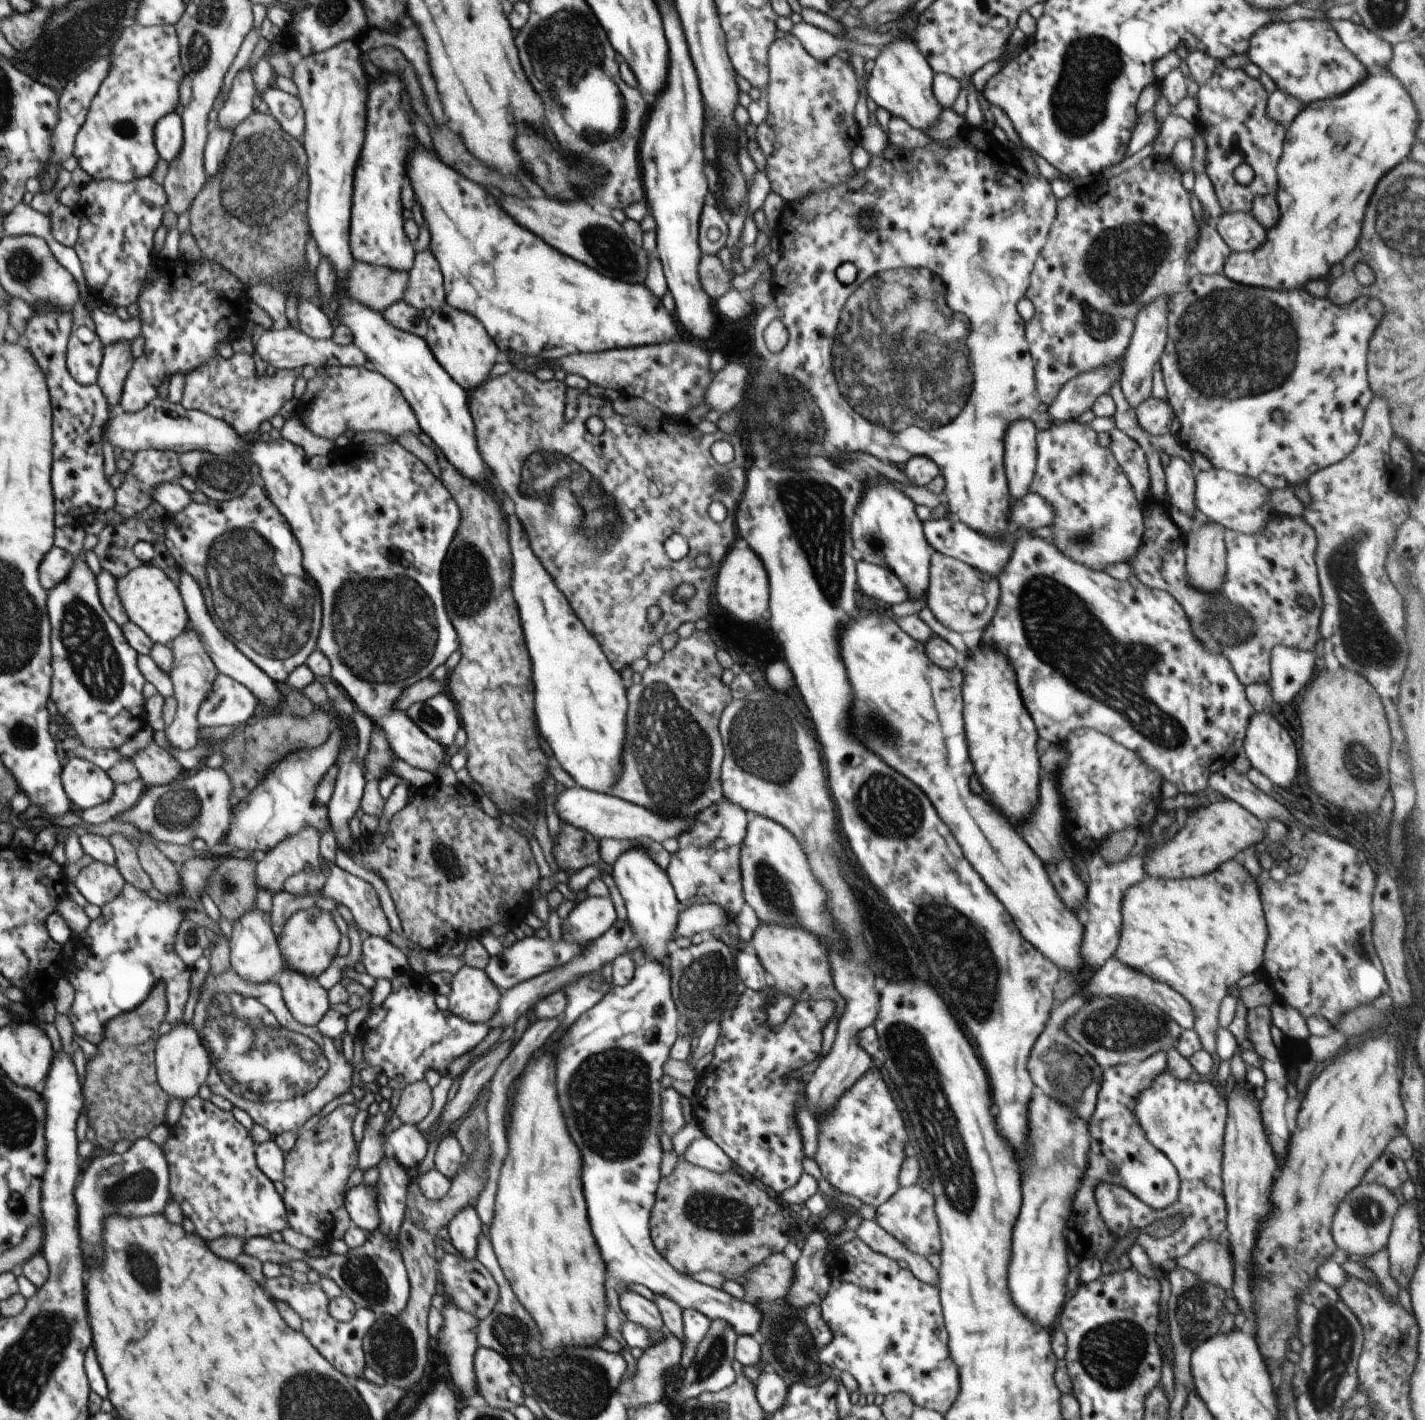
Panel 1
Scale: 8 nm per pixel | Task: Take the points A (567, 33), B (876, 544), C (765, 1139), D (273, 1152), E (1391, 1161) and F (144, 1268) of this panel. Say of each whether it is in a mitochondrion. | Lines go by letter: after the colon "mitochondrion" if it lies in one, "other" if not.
A: mitochondrion
B: mitochondrion
C: other
D: other
E: other
F: mitochondrion

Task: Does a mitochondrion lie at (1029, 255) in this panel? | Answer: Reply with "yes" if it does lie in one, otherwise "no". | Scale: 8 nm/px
no

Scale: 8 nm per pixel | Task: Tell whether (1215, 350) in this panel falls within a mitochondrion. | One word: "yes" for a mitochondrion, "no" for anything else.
yes

